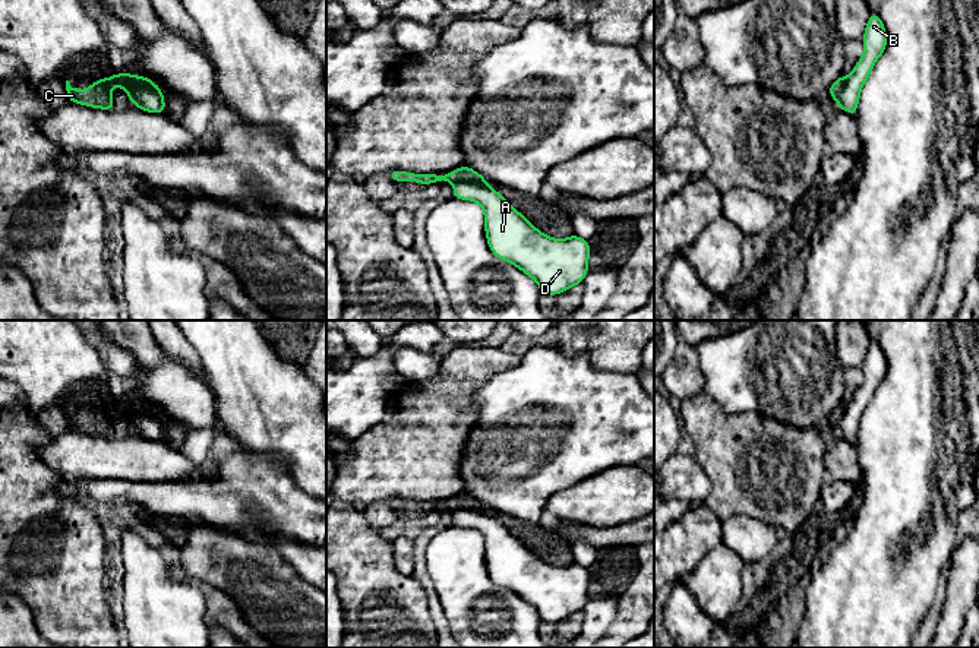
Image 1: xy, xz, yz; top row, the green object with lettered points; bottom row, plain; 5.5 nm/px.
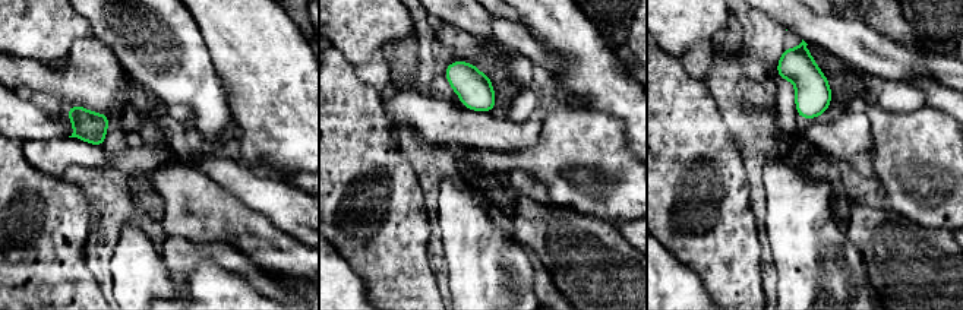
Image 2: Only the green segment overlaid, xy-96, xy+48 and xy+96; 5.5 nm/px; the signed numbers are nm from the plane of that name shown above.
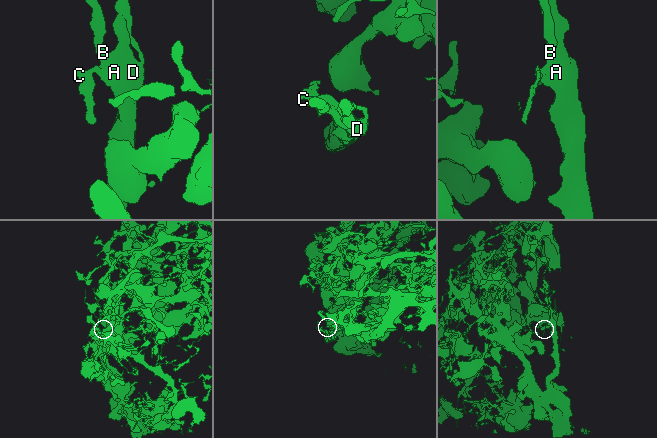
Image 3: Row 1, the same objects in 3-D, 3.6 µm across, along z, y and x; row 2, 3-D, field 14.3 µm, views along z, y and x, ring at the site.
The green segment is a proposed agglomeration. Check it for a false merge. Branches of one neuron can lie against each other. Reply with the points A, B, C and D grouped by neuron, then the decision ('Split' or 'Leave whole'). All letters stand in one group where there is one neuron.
Groups: A B D / C. Split

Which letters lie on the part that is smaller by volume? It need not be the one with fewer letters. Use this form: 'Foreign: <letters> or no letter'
Foreign: C

